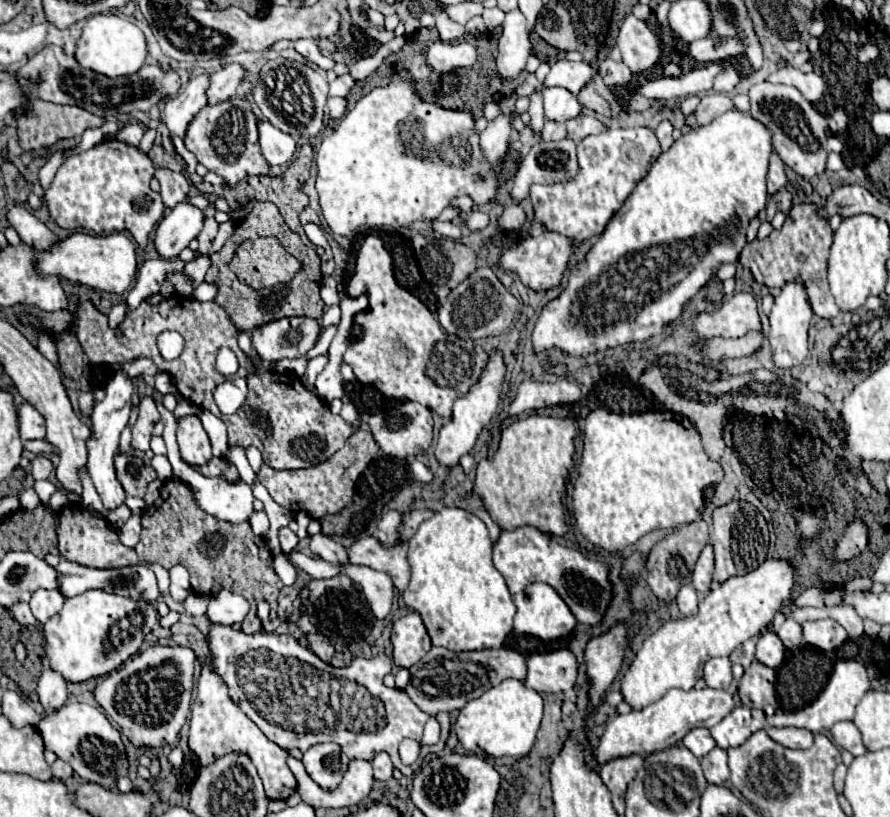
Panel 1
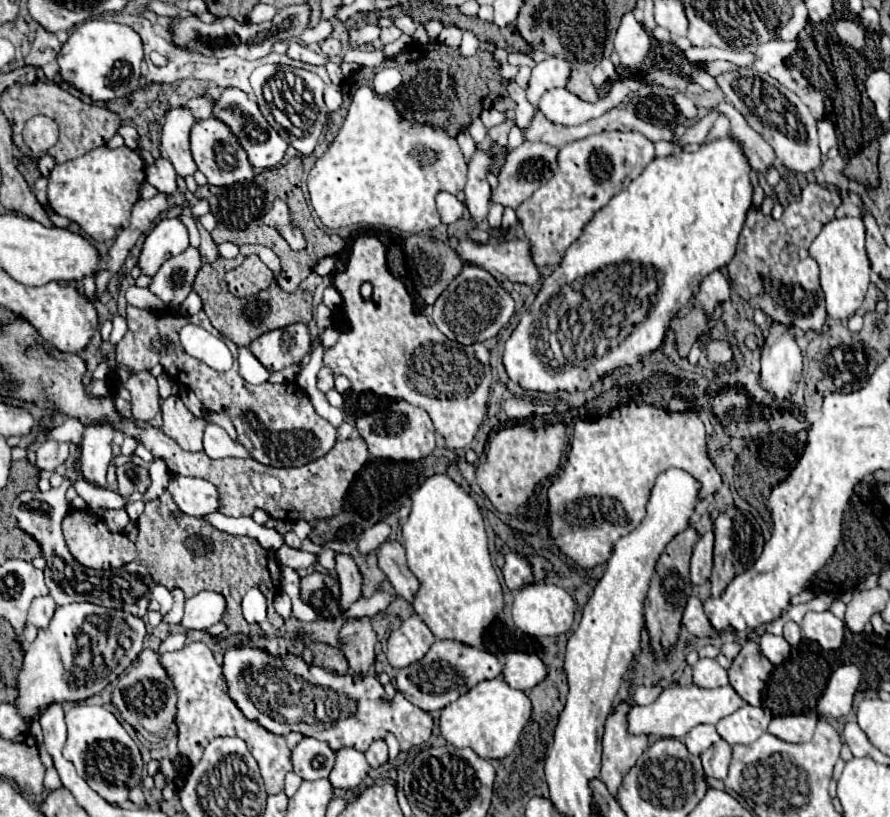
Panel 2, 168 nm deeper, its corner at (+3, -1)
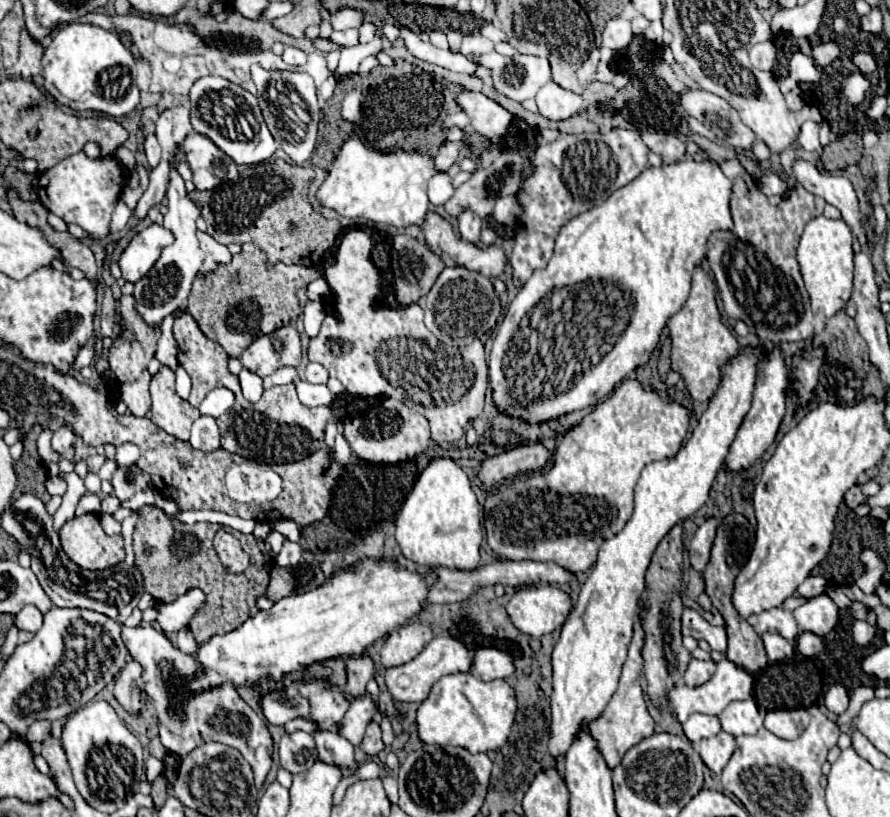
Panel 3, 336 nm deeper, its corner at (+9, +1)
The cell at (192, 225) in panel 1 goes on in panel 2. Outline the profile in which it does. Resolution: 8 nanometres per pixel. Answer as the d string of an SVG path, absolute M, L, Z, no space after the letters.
M178 217L160 219L152 233L146 237L140 263L144 275L156 275L160 265L168 261L168 257L176 257L188 249L188 229Z

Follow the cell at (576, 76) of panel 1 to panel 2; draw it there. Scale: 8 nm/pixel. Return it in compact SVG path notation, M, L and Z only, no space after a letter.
M548 57L540 61L532 69L532 79L526 89L526 97L532 105L538 105L538 99L542 97L544 91L554 89L554 87L566 87L568 77L570 77L572 65L566 59L560 57Z

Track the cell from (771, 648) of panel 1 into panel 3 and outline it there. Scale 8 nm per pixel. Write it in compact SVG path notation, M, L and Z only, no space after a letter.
M764 633L762 641L770 661L786 661L794 655L794 645L784 637L780 637L778 633Z

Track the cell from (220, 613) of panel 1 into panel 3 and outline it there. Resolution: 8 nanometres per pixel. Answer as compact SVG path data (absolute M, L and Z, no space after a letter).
M192 589L186 595L178 597L174 603L158 603L154 609L158 611L158 625L164 633L176 633L190 623L190 617L204 605L206 597L200 589Z

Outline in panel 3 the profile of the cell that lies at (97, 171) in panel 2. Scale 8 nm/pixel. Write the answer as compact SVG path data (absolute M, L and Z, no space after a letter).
M76 153L42 173L36 187L36 195L40 203L48 211L64 219L64 223L80 225L82 229L92 233L94 239L104 239L110 229L112 211L120 199L122 183L124 171L114 157L88 159L84 153Z

